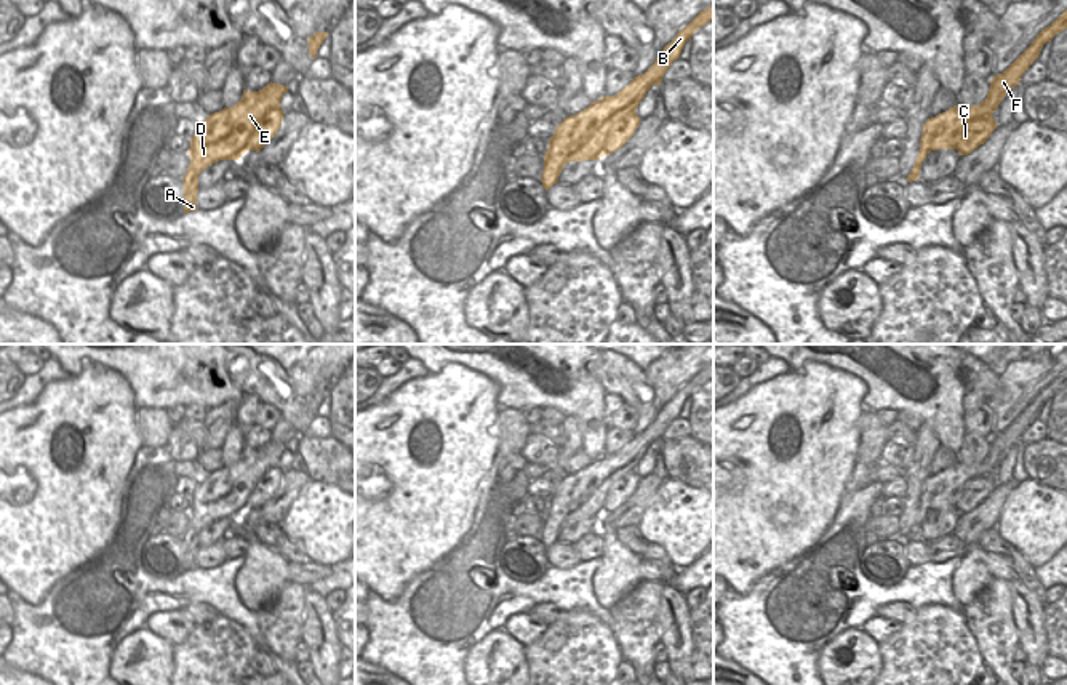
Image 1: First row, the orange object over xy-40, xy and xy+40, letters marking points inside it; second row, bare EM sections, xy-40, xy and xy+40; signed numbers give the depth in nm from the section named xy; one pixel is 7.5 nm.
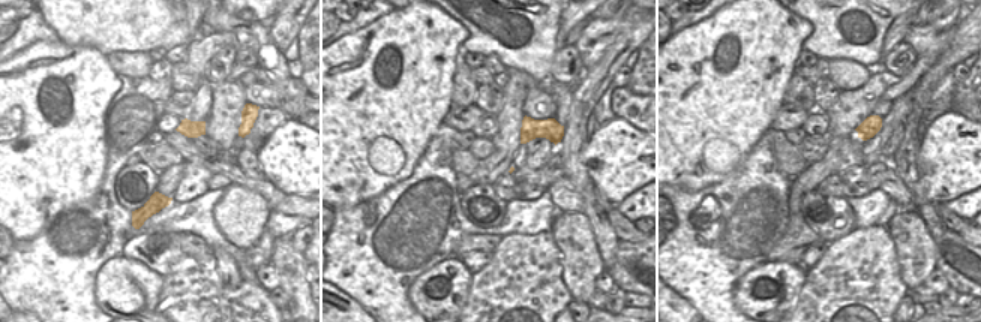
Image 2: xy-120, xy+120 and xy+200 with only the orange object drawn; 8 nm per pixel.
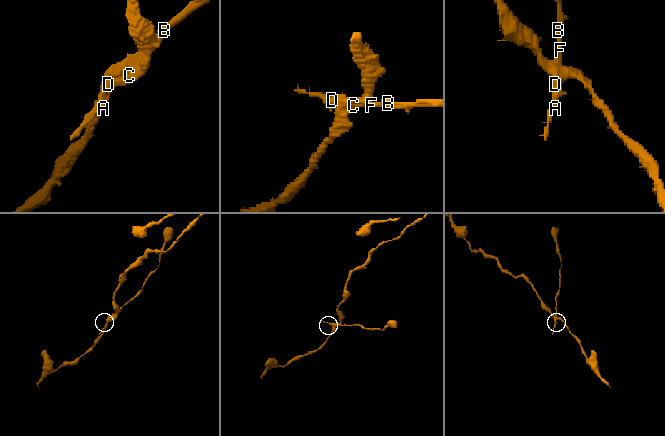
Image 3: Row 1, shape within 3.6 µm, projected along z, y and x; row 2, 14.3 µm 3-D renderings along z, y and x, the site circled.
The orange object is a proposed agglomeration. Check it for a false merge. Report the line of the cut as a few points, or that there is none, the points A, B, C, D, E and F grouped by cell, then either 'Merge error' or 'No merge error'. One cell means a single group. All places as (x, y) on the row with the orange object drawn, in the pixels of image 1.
Split along xy-40 (279, 106), (253, 130), (237, 130), (240, 154). Groups: A B D E F / C. Merge error

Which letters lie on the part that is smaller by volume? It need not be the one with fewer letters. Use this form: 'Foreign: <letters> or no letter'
Foreign: A, B, D, E, F

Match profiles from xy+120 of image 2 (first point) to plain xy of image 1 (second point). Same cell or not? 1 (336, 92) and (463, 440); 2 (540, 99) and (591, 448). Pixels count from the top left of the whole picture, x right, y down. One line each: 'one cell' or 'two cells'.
1: one cell
2: two cells

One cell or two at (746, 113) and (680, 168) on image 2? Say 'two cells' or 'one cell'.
one cell

